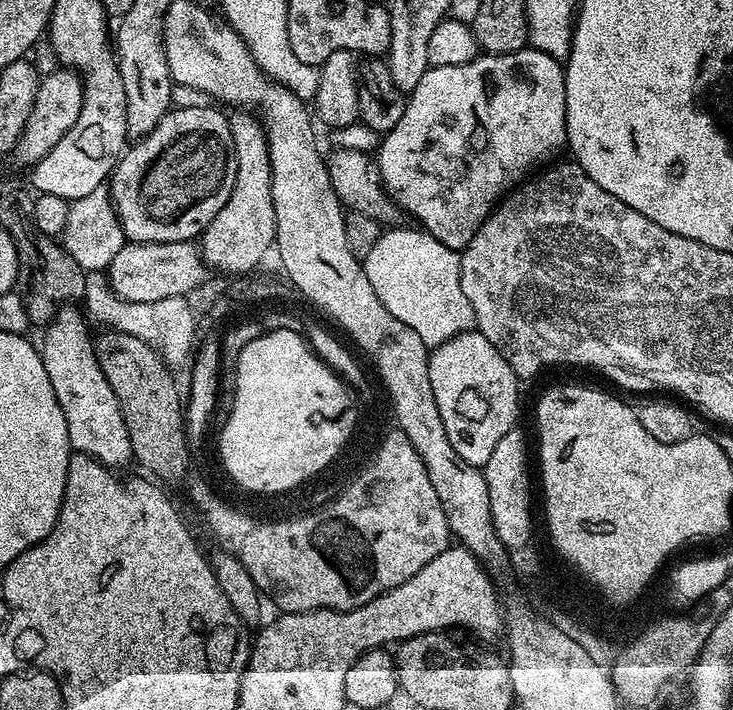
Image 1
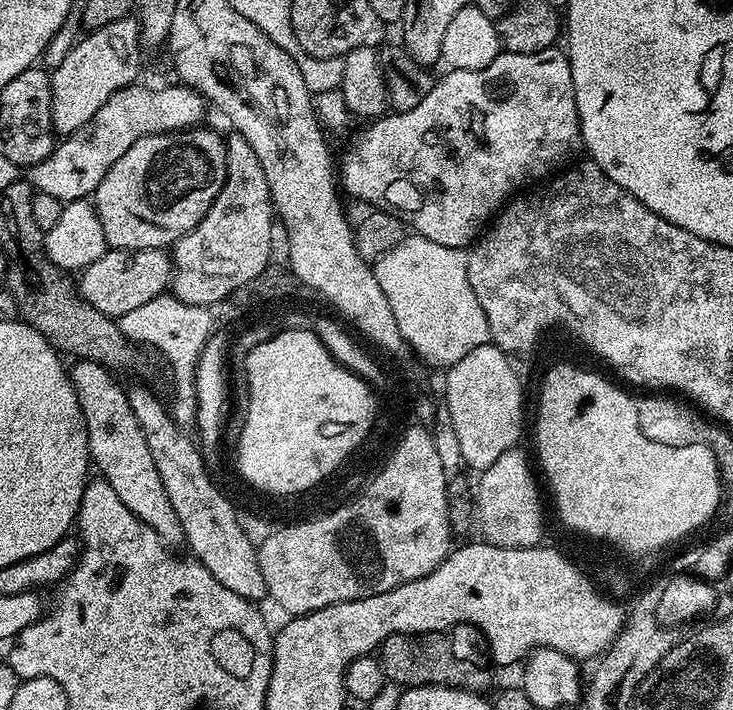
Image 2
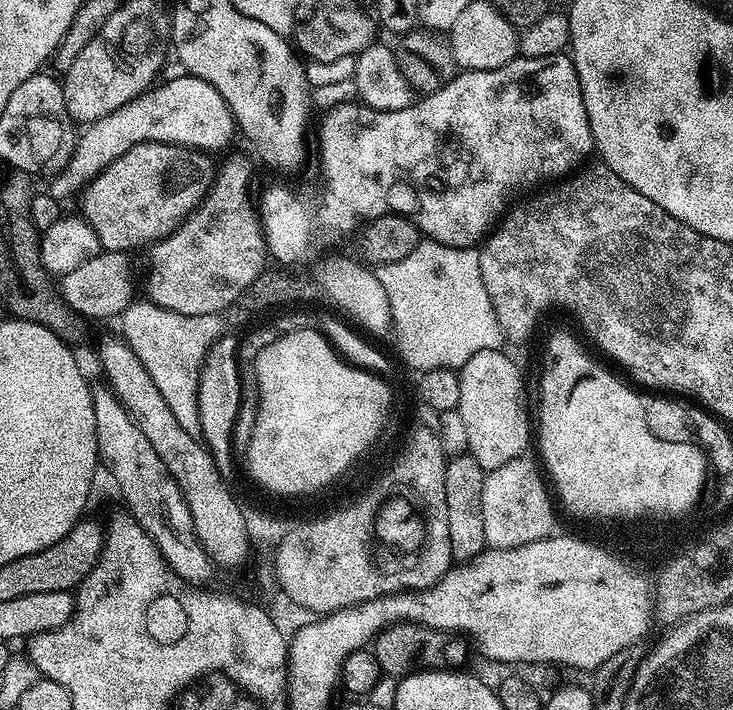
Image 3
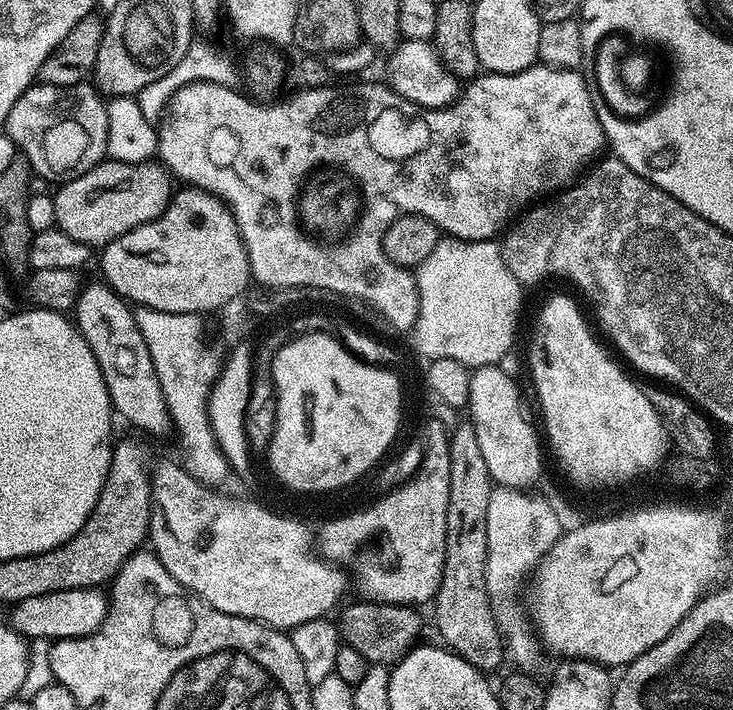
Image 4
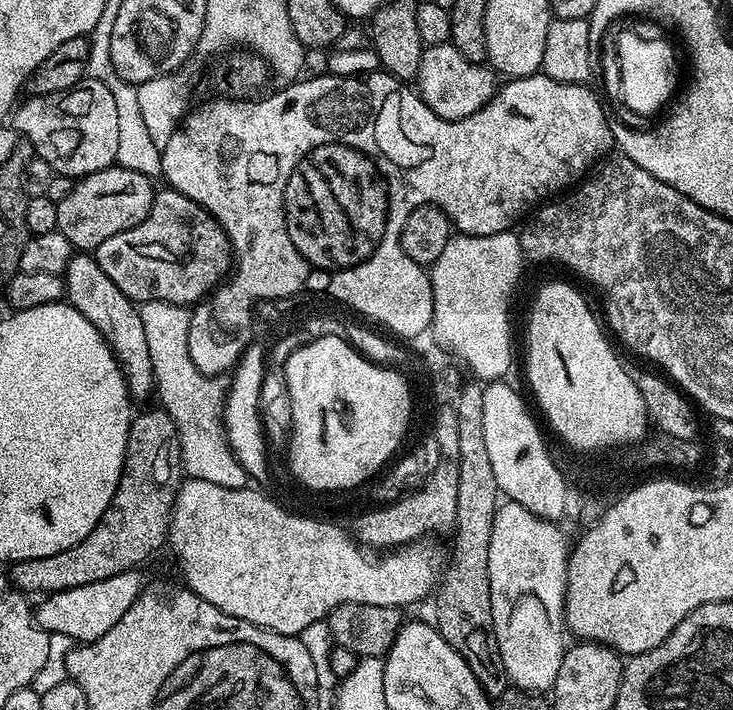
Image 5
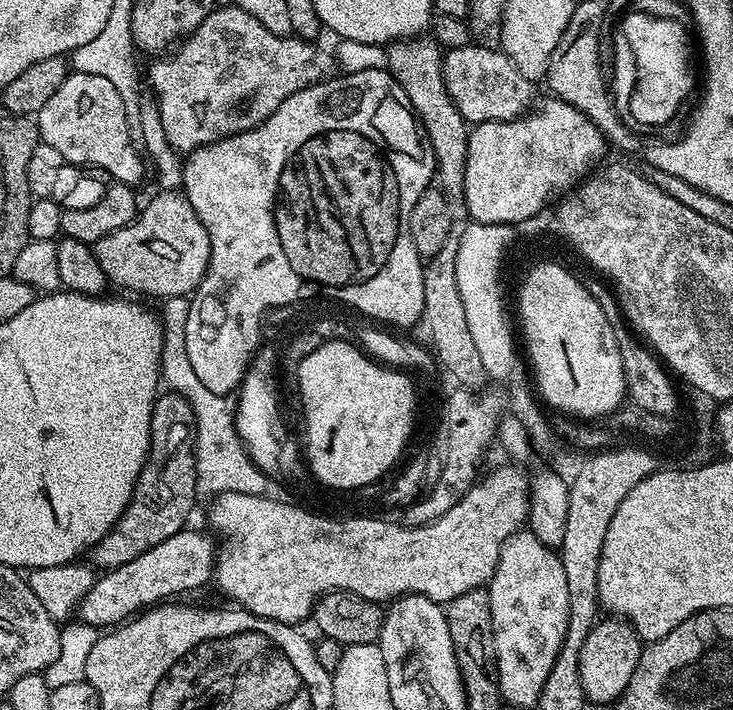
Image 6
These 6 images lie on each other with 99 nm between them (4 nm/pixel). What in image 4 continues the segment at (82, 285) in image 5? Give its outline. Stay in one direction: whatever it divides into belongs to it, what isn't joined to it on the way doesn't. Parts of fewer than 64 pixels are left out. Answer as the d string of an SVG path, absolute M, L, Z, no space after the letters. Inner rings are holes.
M97 282L89 288L87 285L76 299L74 323L102 370L115 415L152 436L171 433L172 419L166 410L166 398L162 398L162 386L158 386L158 374L154 362L150 362L146 338L142 338L142 330L138 330L136 313L129 301L103 283Z

